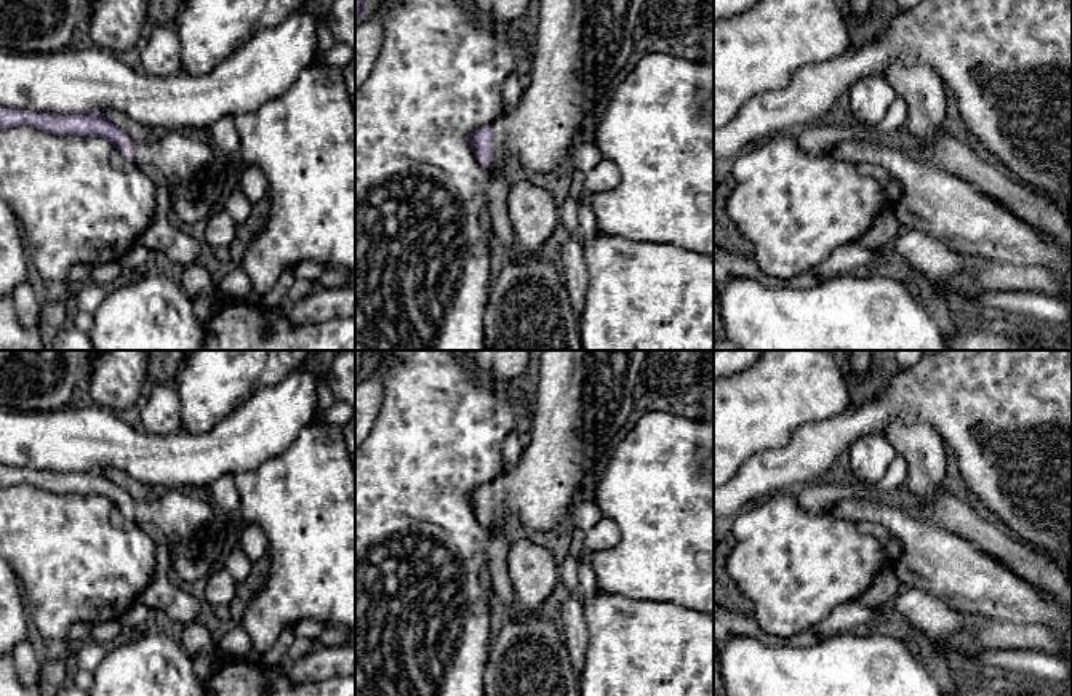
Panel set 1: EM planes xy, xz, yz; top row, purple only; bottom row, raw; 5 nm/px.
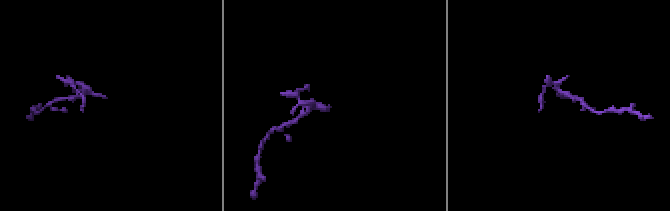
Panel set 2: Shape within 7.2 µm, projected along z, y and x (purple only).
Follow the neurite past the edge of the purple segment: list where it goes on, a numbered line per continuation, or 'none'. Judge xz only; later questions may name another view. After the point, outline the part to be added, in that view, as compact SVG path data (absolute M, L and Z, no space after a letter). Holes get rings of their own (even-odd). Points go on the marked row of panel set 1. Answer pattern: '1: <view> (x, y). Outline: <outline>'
1: xz (576, 48). Outline: M536 0L528 30L526 86L520 102L494 123L494 154L488 171L518 178L523 171L549 173L568 160L573 147L589 138L598 101L611 86L635 48L637 29L646 0Z

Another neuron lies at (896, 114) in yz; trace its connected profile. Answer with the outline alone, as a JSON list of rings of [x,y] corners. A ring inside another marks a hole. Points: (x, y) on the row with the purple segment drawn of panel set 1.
[[[902,96],[894,98],[891,106],[888,107],[883,120],[877,125],[877,130],[882,133],[891,133],[901,126],[904,126],[907,118],[907,104]]]

